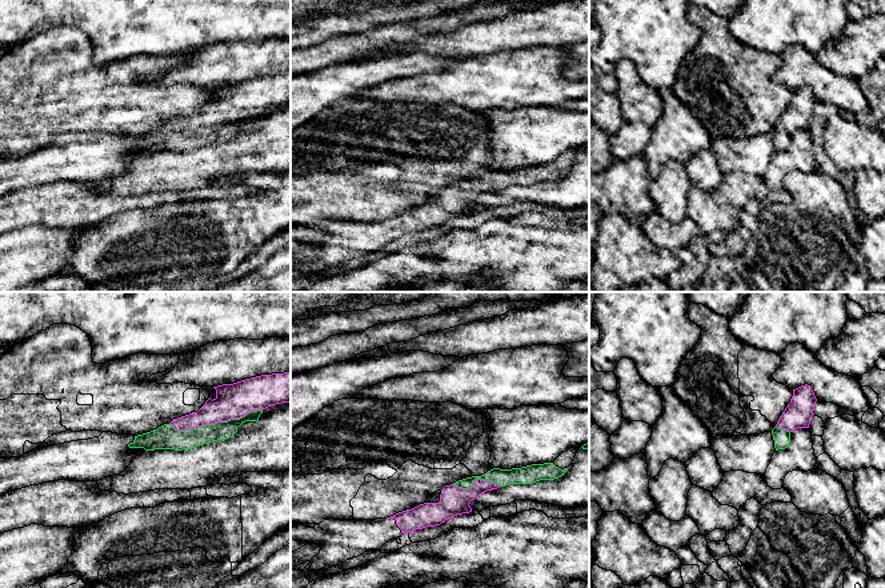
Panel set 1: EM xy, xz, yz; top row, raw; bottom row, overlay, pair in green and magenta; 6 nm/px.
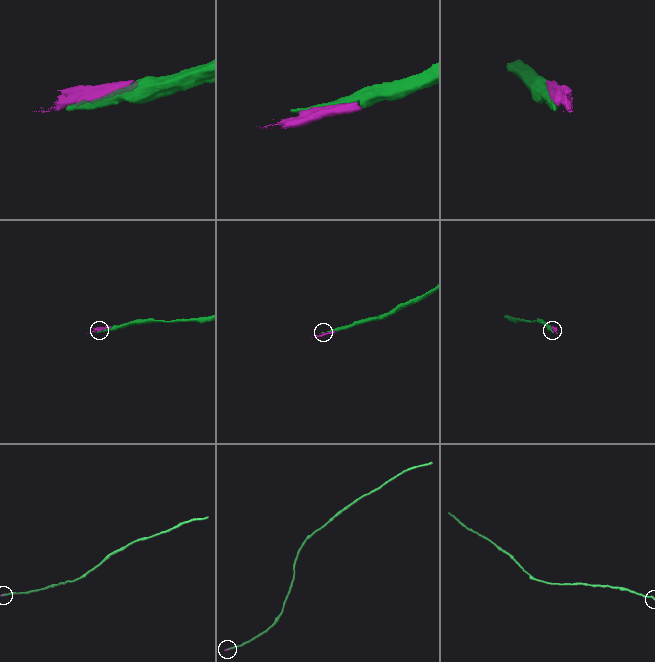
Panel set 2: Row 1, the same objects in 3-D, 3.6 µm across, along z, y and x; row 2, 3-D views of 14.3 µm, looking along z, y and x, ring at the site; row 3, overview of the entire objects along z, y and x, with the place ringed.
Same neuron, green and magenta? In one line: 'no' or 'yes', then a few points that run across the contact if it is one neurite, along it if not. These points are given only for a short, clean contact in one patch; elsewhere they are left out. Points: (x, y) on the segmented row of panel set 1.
yes

